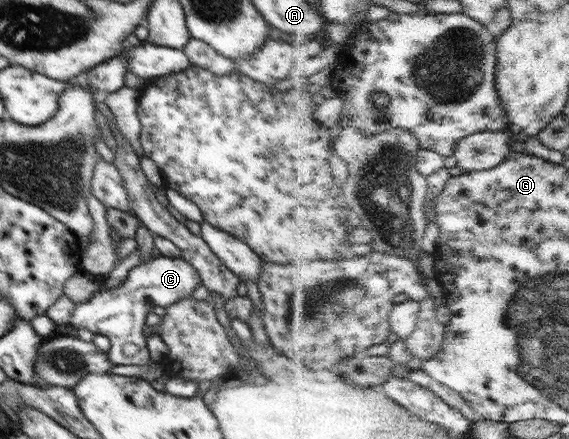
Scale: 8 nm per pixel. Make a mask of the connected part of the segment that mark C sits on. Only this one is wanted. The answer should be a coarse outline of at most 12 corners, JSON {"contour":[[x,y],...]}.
{"contour":[[181,257],[141,261],[119,286],[76,304],[69,322],[108,337],[114,365],[152,361],[153,307],[201,283]]}

